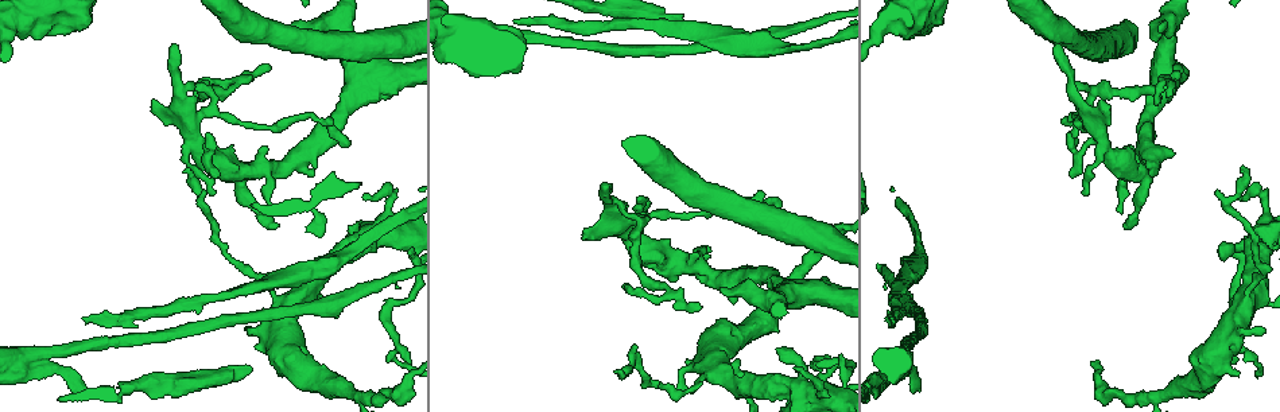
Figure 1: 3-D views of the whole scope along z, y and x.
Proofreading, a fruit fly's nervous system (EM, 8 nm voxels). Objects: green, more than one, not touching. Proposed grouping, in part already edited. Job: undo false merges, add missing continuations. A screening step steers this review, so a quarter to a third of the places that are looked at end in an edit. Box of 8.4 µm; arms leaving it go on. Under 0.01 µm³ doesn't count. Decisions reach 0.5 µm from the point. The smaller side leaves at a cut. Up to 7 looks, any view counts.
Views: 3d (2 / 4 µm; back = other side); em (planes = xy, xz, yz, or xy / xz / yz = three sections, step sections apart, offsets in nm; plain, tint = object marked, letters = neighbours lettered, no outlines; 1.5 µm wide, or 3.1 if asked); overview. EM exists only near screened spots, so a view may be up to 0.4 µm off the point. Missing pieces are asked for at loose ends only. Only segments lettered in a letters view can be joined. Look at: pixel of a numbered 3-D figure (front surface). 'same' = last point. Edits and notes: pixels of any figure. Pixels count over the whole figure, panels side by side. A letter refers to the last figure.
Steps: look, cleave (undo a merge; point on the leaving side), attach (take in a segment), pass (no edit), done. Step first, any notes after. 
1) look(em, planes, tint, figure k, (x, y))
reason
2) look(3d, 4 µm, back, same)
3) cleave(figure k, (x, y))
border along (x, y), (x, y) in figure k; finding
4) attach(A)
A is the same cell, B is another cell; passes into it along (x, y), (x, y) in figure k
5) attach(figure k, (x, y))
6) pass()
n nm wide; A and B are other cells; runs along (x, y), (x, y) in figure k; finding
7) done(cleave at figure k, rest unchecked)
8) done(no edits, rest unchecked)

look(em, planes, letters, figure 1, (76, 13))

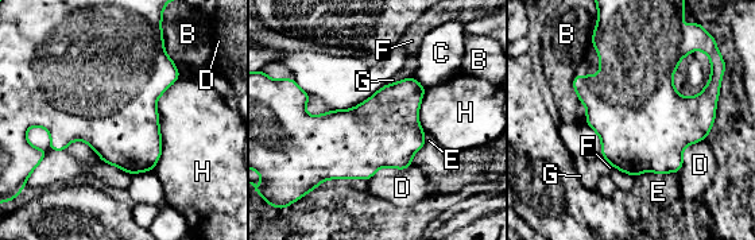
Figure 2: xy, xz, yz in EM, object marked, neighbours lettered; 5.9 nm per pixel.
pass()
550 nm wide; B, C, D, E, F, G and H are other cells; border along (179, 77), (157, 100), (153, 170) in figure 2; all the same cell

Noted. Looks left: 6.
look(3d, 4 µm, figure 1, (60, 368))
sudden change in width

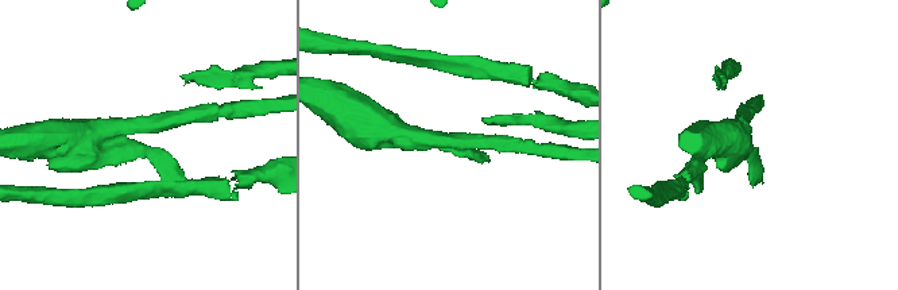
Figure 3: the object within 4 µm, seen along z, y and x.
look(em, planes, plain, figure 3, (149, 152))
shape alone is not enough

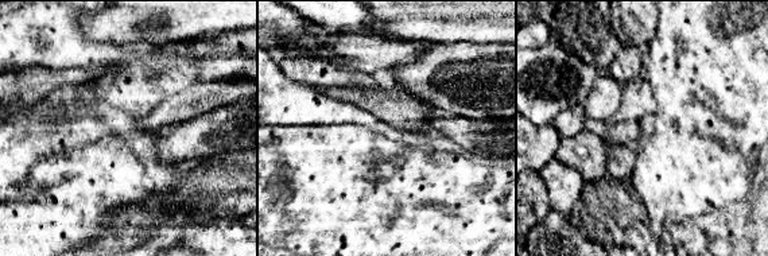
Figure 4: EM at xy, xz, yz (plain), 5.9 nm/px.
look(em, planes, letters, same)

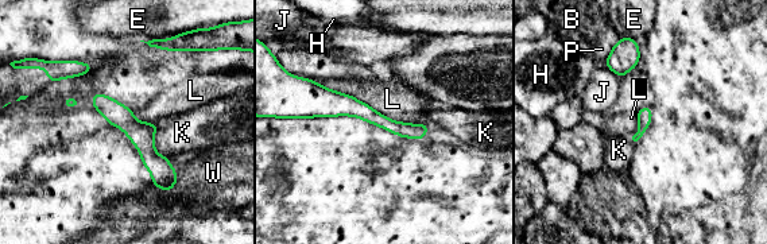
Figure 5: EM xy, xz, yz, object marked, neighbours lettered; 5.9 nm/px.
pass()
90 nm wide; B, E, H, J, K, L, P and W are other cells; continuous, no second cell

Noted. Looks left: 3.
look(3d, 2 µm, back, figure 1, (251, 370))
an open end

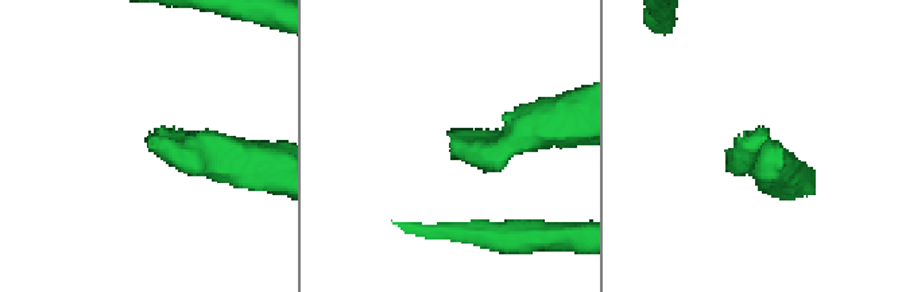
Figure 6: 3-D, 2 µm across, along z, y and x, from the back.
look(em, planes, letters, figure 6, (764, 140))

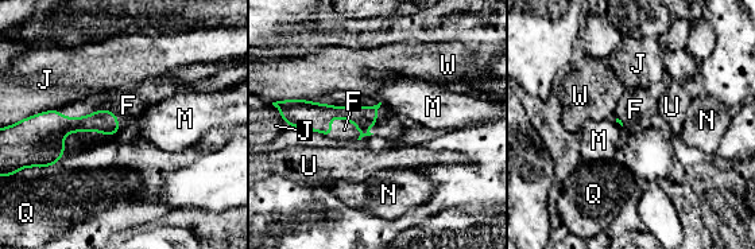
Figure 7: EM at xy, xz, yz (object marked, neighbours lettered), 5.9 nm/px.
attach(F)
F is the same cell, J, M, N, Q, U and W are other cells; passes into it along (363, 117), (360, 132), (344, 129) in figure 7; it goes on there

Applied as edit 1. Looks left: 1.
done(attach at figure 7, rest unchecked)

